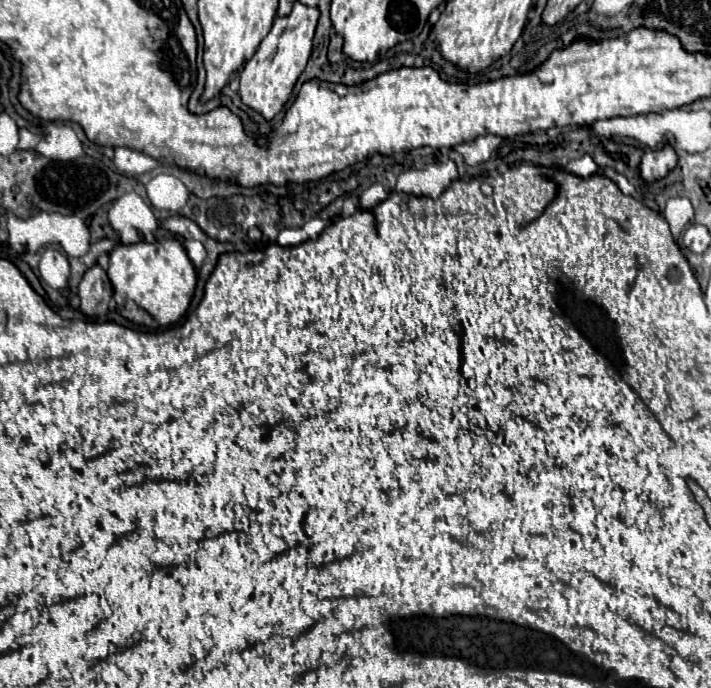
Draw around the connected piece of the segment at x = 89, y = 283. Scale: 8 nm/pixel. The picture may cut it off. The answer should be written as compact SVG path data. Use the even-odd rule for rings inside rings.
M95 264L79 282L79 298L81 298L81 312L87 316L103 316L109 308L109 300L113 298L113 288L107 272Z

